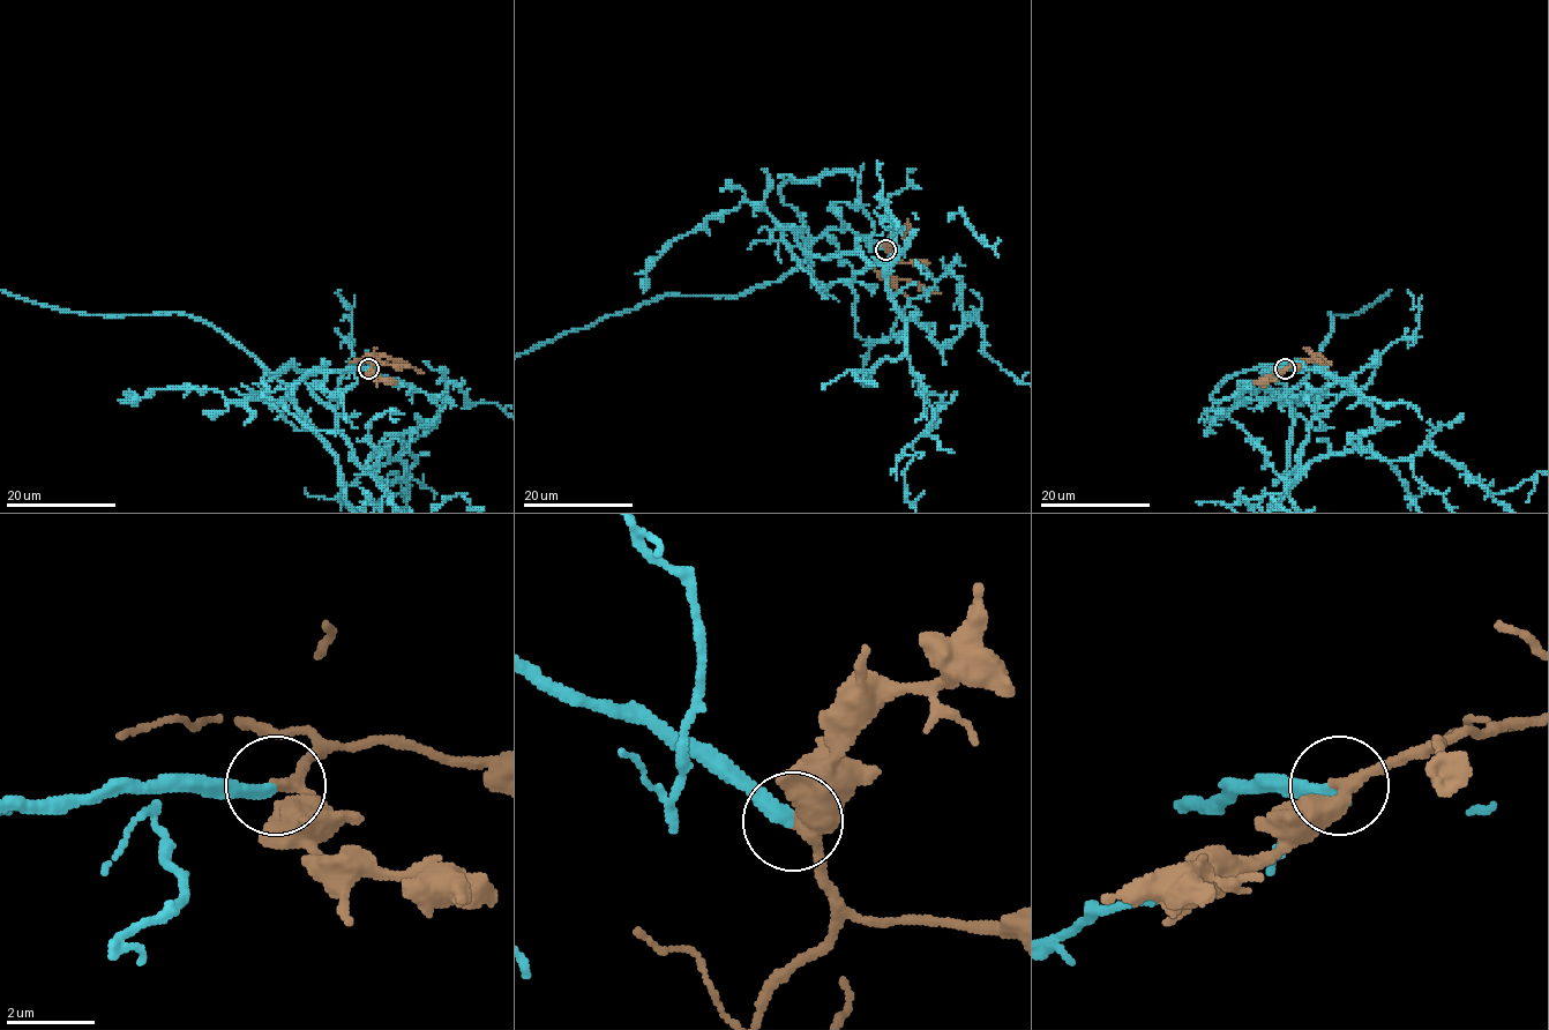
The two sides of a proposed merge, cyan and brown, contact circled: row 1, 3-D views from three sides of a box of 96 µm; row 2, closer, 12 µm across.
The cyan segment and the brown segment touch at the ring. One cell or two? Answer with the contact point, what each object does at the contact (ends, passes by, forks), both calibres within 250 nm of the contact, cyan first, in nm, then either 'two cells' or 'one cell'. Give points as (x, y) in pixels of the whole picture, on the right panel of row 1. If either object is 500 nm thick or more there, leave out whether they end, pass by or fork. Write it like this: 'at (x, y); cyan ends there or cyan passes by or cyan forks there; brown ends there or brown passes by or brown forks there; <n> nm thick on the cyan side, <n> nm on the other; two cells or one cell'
at (1285, 368); cyan ends there; brown passes by; 340 nm thick on the cyan side, 280 nm on the other; one cell

